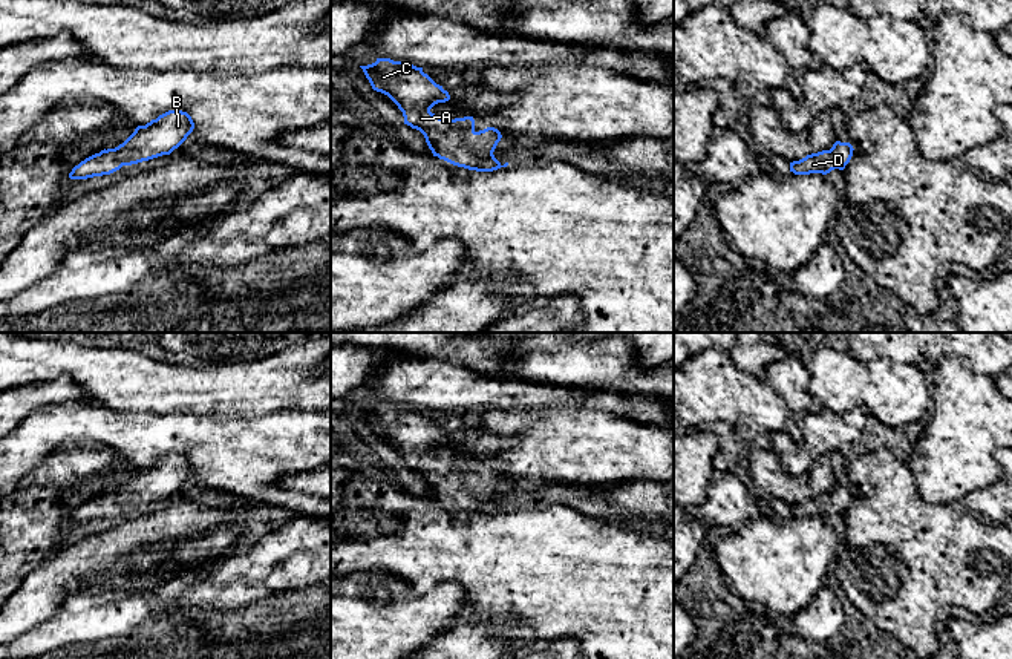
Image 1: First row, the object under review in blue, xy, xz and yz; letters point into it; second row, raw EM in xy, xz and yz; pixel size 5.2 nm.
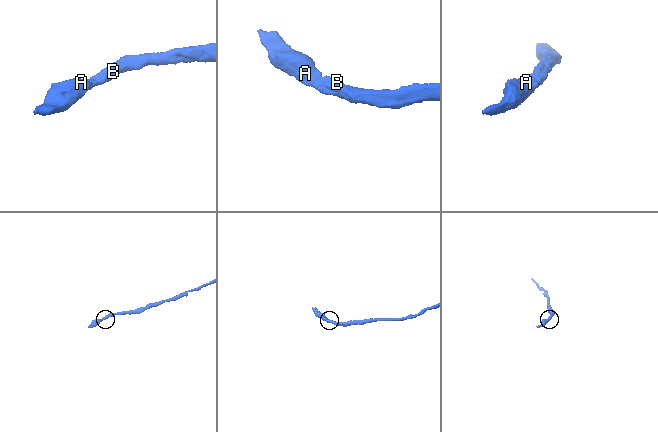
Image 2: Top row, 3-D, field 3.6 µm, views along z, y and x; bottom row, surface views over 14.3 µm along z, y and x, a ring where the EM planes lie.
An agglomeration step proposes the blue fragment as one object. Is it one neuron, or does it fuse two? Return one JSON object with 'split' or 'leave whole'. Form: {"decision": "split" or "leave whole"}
{"decision": "leave whole"}

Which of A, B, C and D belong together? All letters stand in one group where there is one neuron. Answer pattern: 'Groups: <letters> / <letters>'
Groups: A B C D

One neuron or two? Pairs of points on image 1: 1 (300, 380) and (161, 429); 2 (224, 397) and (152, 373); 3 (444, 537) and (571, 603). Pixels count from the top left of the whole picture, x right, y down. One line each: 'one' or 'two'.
1: two
2: one
3: one

